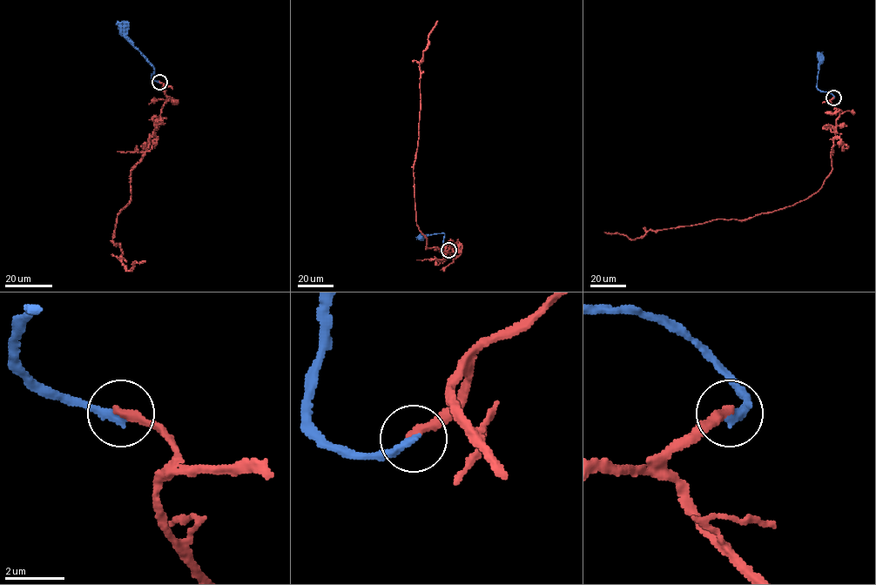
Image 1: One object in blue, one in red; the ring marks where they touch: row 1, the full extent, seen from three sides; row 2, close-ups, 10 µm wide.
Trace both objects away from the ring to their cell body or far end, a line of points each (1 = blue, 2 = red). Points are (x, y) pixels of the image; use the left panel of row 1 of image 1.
1: (159, 82), (151, 78), (154, 70), (134, 46), (124, 28)
2: (159, 82), (166, 99), (131, 171), (131, 200), (117, 217), (112, 241), (120, 243), (127, 270), (145, 260)

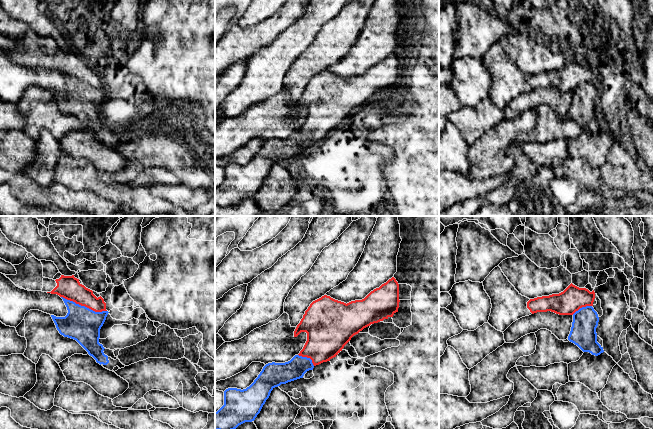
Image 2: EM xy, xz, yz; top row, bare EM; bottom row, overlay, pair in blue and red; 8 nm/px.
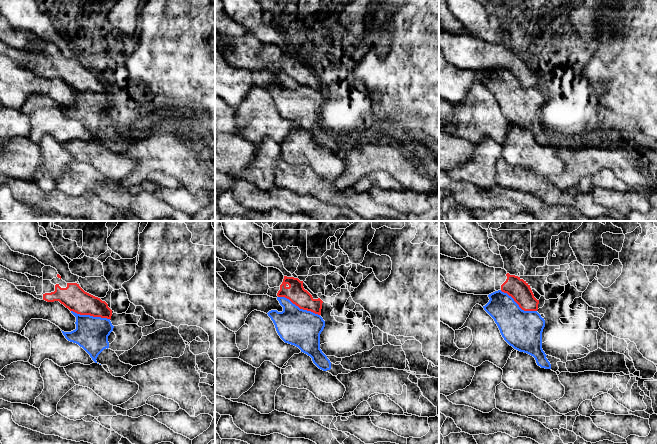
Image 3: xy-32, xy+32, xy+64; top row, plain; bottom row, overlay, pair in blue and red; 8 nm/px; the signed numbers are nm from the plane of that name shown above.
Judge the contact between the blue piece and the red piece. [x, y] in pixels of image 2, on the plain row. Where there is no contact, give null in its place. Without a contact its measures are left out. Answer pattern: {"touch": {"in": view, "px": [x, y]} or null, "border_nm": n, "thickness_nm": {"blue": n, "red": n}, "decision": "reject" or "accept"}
{"touch": {"in": "xy", "px": [84, 82]}, "border_nm": 380, "thickness_nm": {"blue": 280, "red": 190}, "decision": "reject"}

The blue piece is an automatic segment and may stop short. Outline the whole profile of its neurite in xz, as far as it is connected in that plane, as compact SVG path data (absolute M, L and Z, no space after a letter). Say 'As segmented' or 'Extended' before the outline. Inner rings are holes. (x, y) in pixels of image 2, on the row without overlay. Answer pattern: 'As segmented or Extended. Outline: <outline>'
As segmented. Outline: M295 131L285 139L266 140L246 165L226 165L224 181L215 188L215 206L231 207L245 198L254 197L275 163L303 154L313 144L310 134Z

